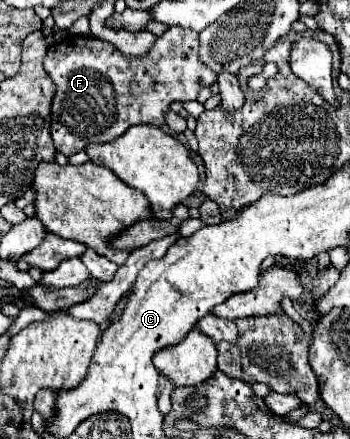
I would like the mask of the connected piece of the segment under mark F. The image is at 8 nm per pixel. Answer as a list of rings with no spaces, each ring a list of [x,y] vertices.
[[[170,26],[162,36],[158,36],[154,48],[142,60],[128,60],[112,44],[102,42],[94,36],[68,34],[62,42],[52,44],[46,52],[44,68],[52,78],[52,82],[56,84],[56,96],[52,100],[50,112],[52,140],[56,150],[62,152],[64,156],[72,156],[90,144],[114,140],[134,124],[162,126],[170,102],[196,100],[202,86],[210,86],[216,82],[216,72],[210,72],[210,68],[206,68],[206,64],[198,60],[198,48],[200,48],[198,34],[194,30],[180,26]]]

